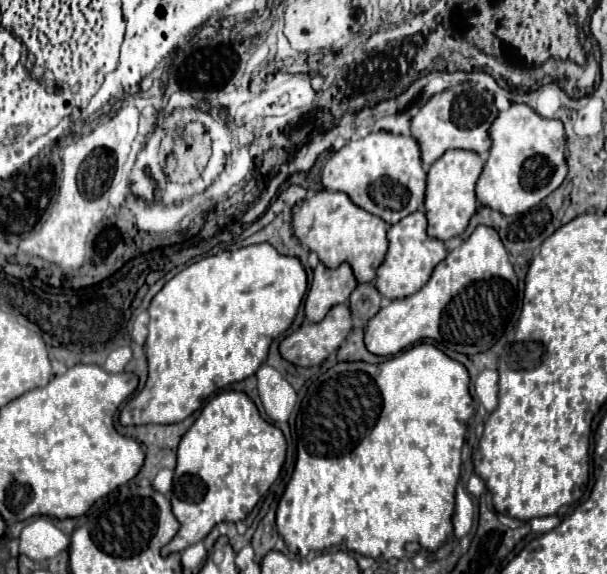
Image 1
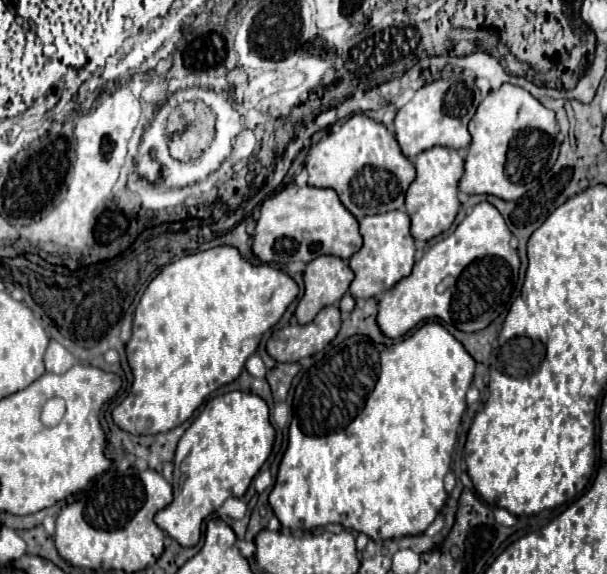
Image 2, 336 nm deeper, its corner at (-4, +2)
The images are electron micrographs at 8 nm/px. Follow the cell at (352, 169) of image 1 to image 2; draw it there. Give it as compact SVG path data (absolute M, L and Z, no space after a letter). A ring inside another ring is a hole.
M365 114L351 116L337 132L331 132L313 146L305 168L309 172L309 184L317 188L333 188L343 206L357 220L371 214L405 210L407 188L417 176L413 162L403 156L395 134Z

